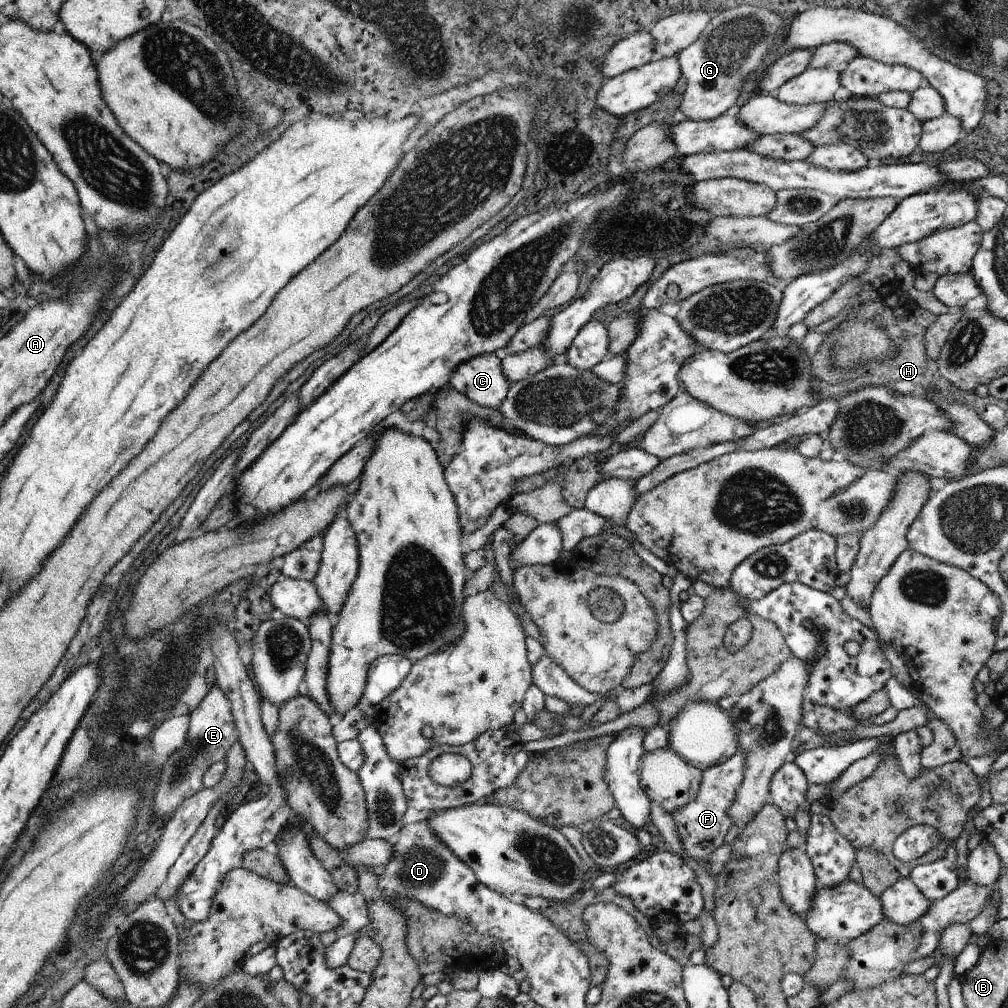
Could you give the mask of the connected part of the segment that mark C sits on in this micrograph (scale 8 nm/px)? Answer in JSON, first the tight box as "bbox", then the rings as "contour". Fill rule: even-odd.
{"bbox":[448,353,512,409],"contour":[[[500,353],[472,357],[456,368],[448,384],[472,402],[498,409],[512,386],[510,379],[503,373],[501,359]]]}

